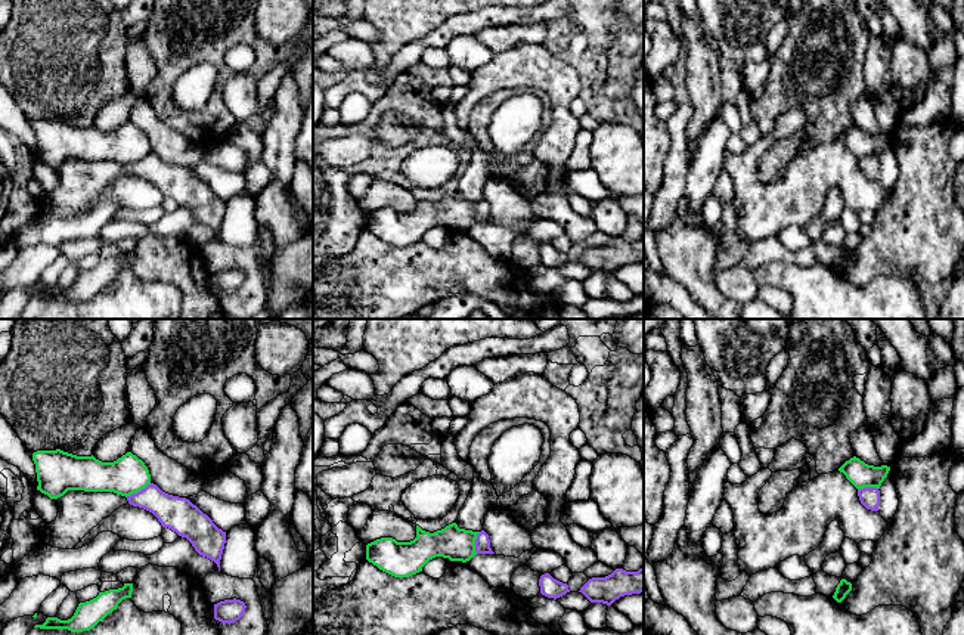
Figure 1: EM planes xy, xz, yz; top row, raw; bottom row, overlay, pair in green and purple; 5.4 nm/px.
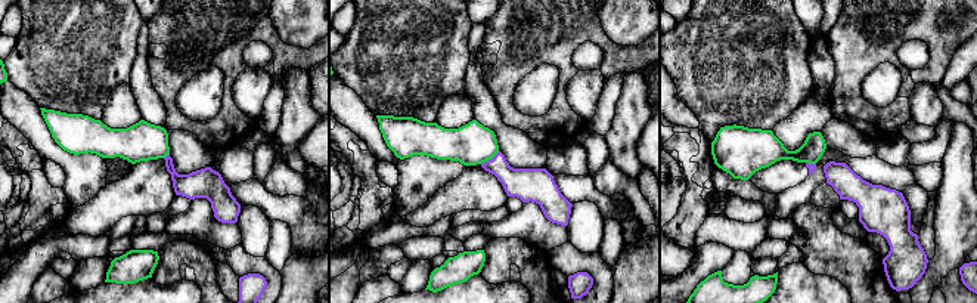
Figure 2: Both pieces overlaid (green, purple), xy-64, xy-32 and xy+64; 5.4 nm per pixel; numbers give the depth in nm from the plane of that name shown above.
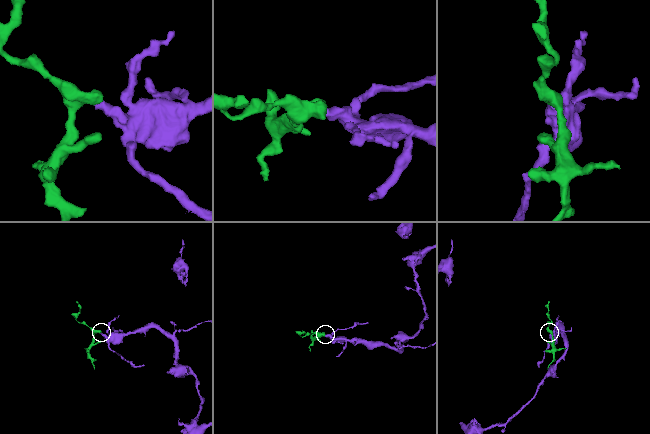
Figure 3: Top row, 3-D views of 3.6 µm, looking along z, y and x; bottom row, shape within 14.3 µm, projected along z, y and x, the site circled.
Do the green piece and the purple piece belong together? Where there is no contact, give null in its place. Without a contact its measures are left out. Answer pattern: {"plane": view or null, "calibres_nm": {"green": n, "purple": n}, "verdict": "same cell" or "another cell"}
{"plane": "xy", "calibres_nm": {"green": 200, "purple": 180}, "verdict": "another cell"}

